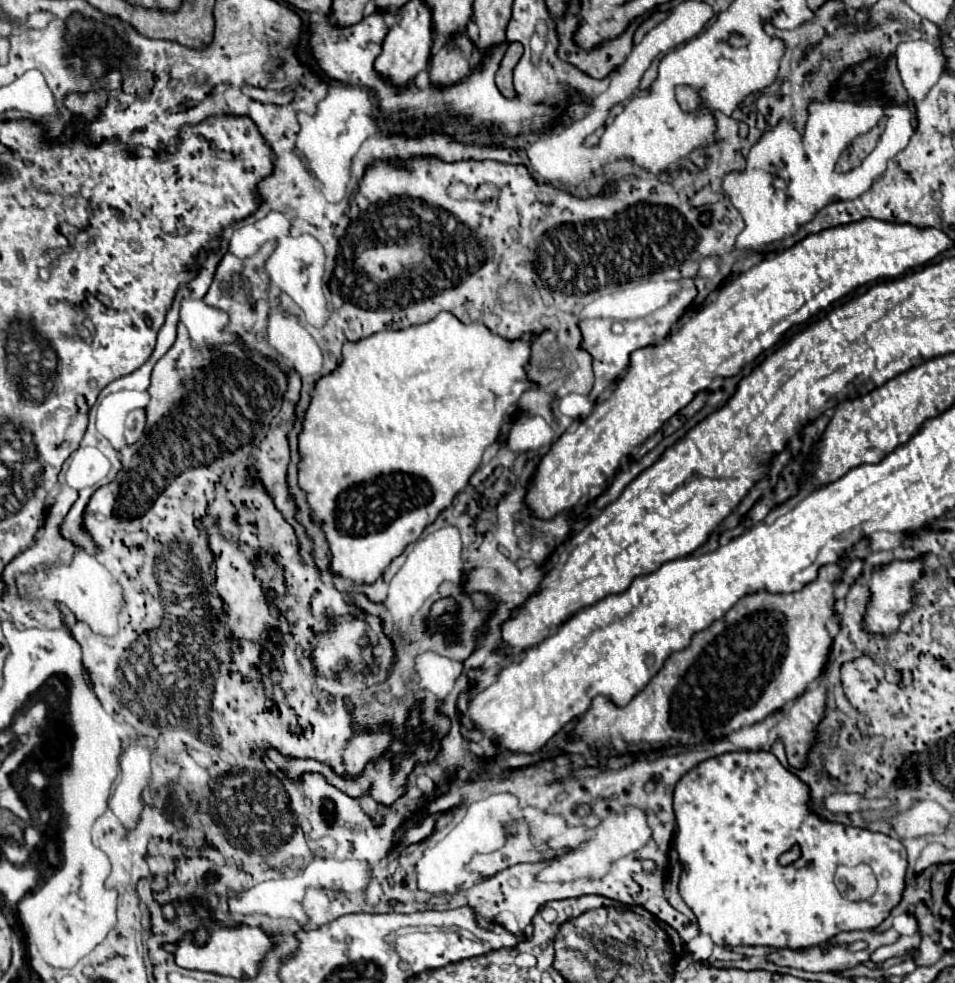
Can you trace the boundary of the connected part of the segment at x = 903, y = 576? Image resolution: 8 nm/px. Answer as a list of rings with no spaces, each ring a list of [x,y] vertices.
[[[916,557],[916,559],[896,559],[892,563],[880,565],[872,571],[870,577],[870,599],[866,605],[866,615],[862,619],[862,627],[866,633],[872,635],[892,635],[898,631],[902,615],[908,613],[914,607],[914,597],[916,597],[916,581],[922,577],[924,573],[924,559]]]

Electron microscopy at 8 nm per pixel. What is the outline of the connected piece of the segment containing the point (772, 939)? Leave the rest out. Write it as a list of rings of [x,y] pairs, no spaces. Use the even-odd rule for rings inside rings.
[[[732,751],[698,763],[676,785],[674,813],[678,821],[673,841],[680,863],[680,897],[698,917],[700,931],[710,935],[716,945],[768,945],[804,949],[820,945],[840,931],[874,929],[898,905],[906,873],[906,849],[898,839],[854,825],[822,819],[810,809],[810,787],[790,769],[782,767],[768,751]],[[792,845],[800,845],[802,857],[782,867],[778,857]],[[866,863],[872,867],[878,889],[870,901],[846,901],[834,885],[838,865]]]

